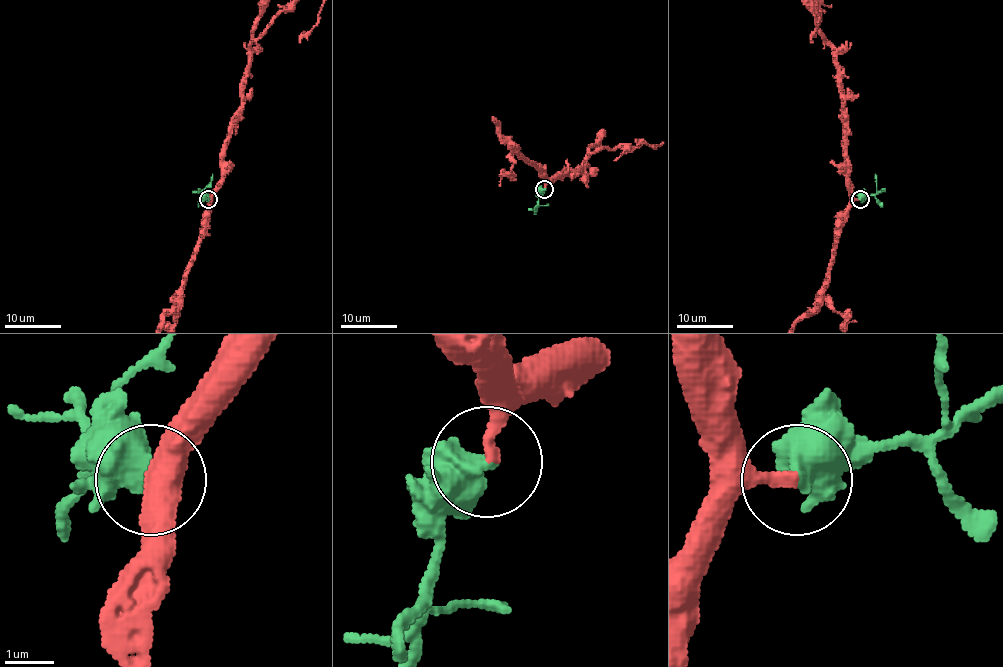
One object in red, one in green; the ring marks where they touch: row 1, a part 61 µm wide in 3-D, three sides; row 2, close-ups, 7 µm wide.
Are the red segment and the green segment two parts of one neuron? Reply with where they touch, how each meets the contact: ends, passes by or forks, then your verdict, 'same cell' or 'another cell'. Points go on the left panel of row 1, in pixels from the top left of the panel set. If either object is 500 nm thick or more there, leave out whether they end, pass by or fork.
(208, 199) | same cell

